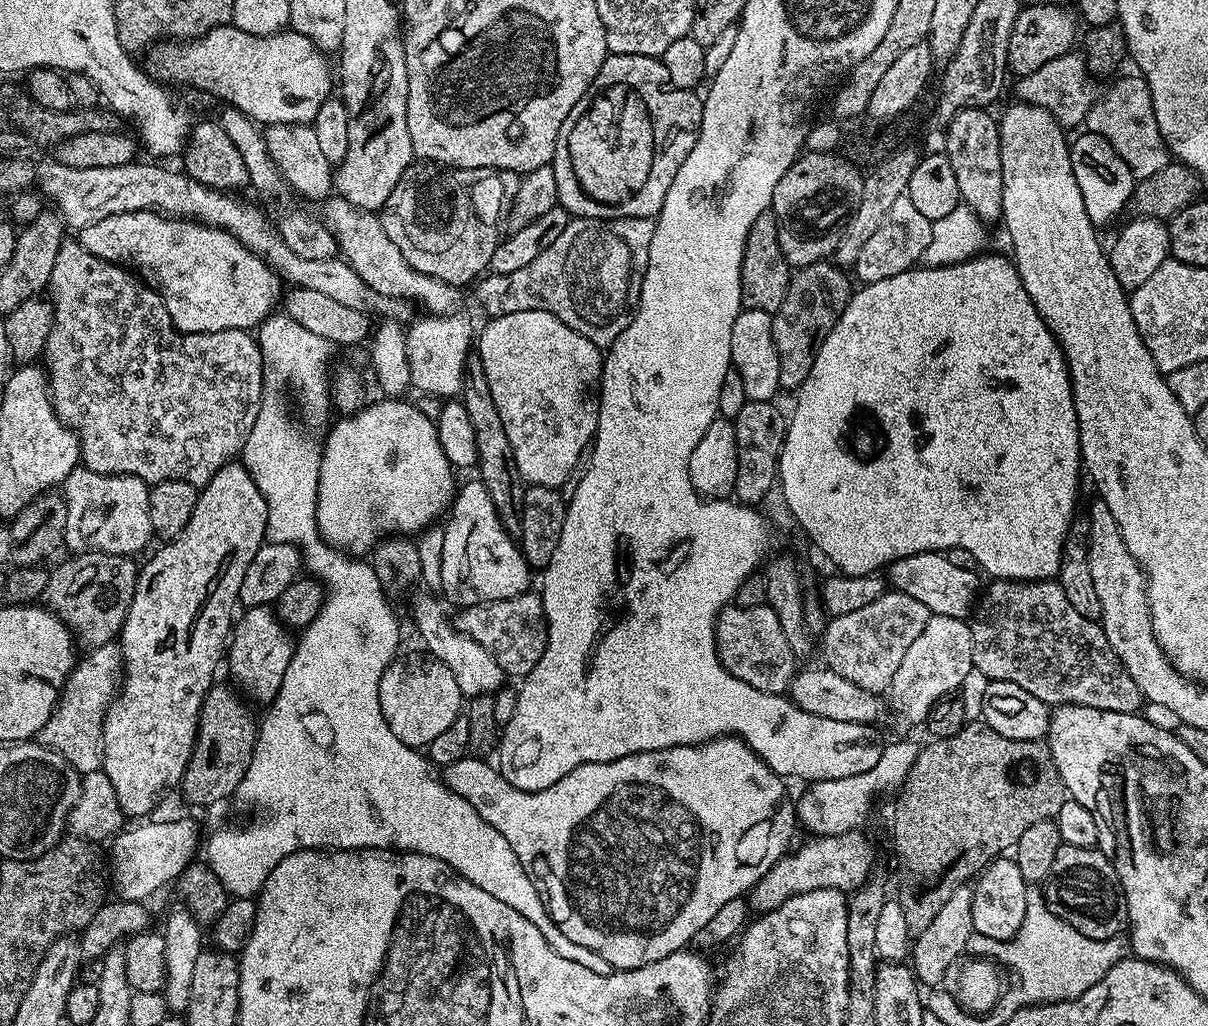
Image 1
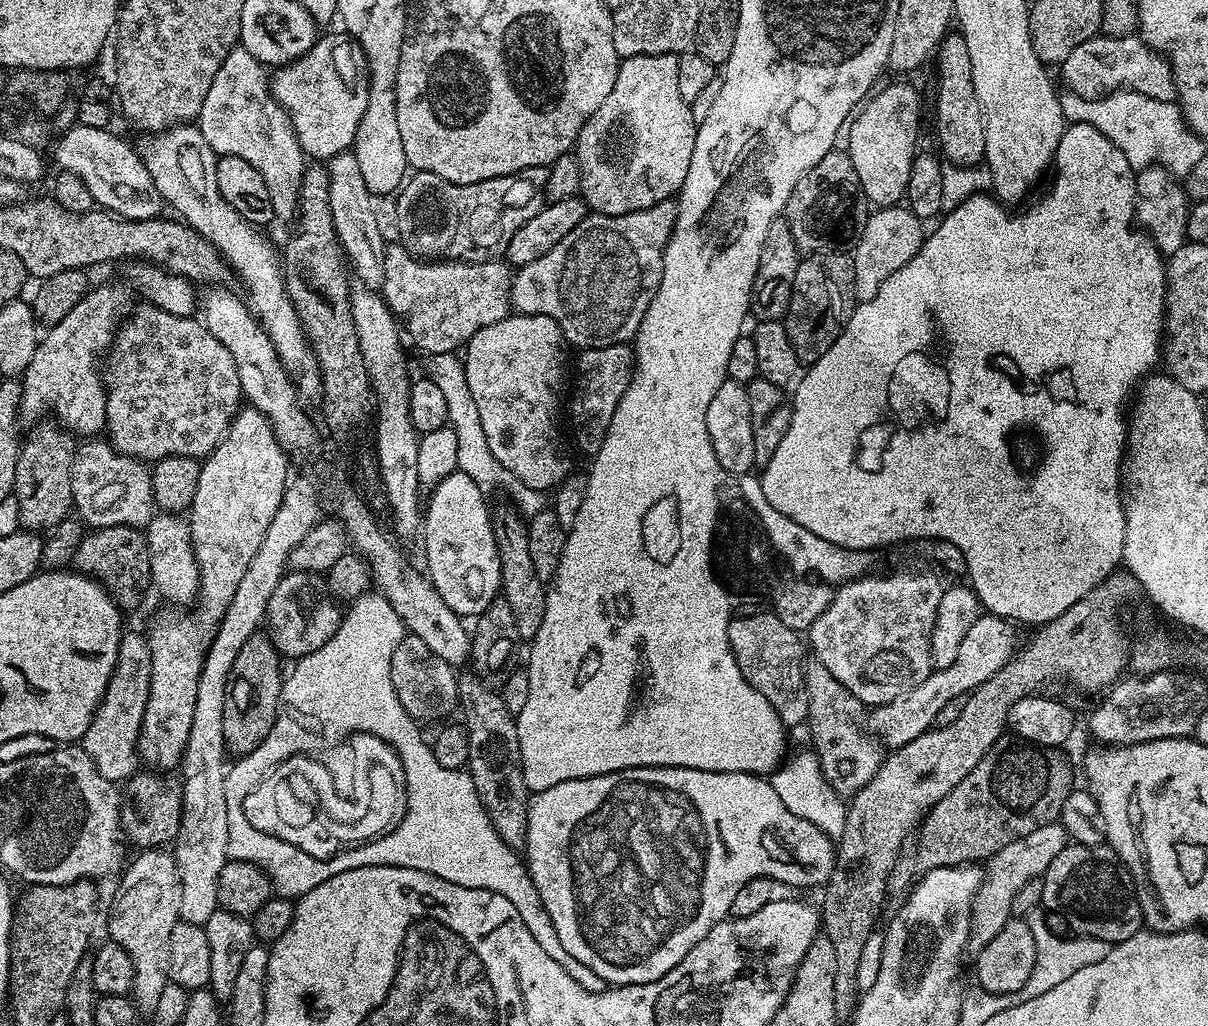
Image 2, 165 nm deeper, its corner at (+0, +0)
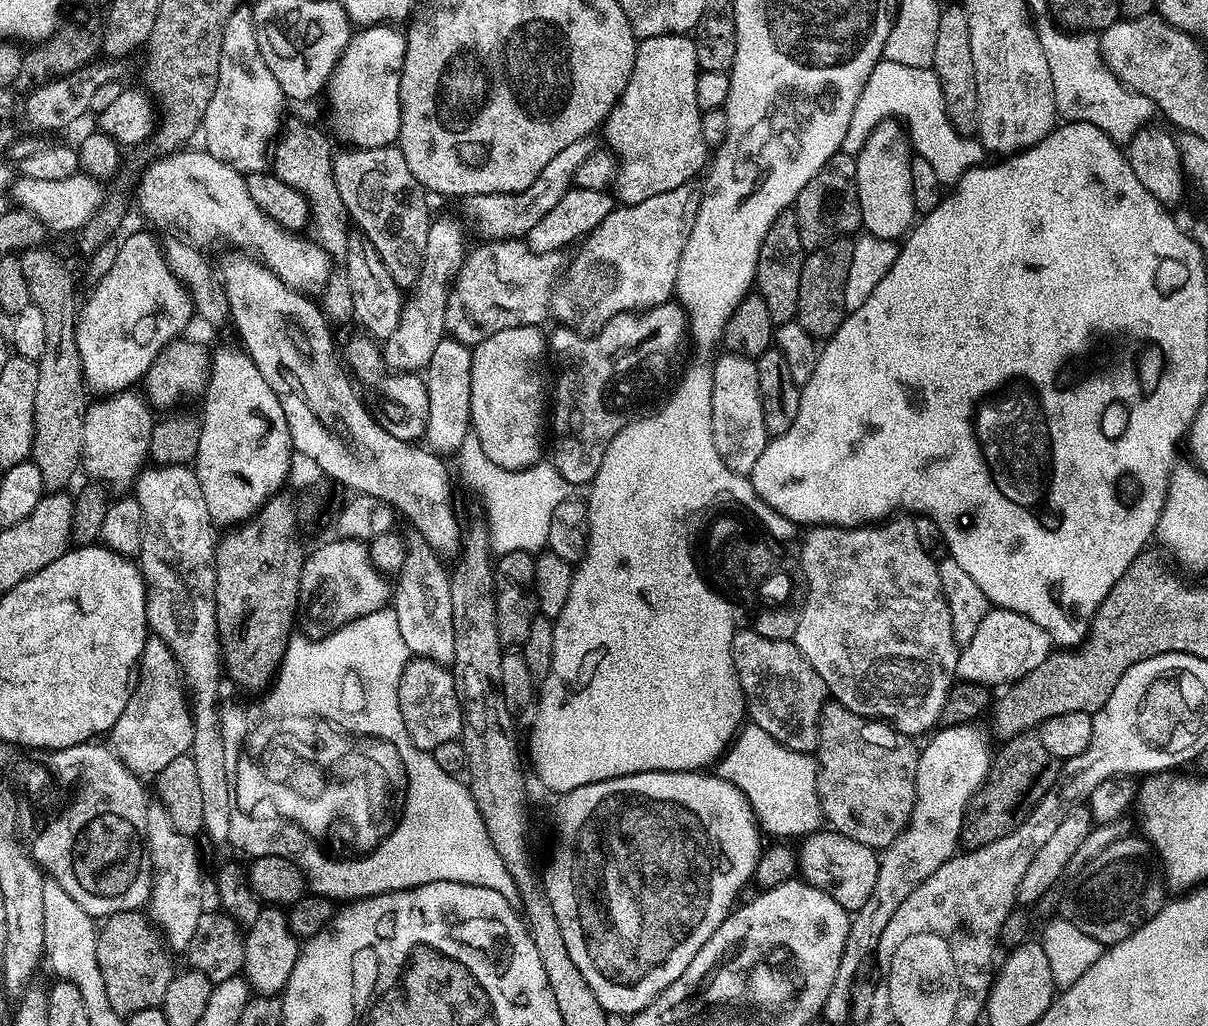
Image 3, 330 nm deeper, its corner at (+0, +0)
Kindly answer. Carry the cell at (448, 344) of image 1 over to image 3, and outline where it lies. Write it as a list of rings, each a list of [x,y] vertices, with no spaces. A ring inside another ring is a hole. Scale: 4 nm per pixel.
[[[470,431],[456,455],[463,484],[478,494],[486,512],[486,535],[491,551],[498,556],[506,553],[539,553],[546,545],[552,513],[560,502],[567,500],[571,485],[550,462],[541,462],[522,471],[506,470],[486,455],[476,432]]]

